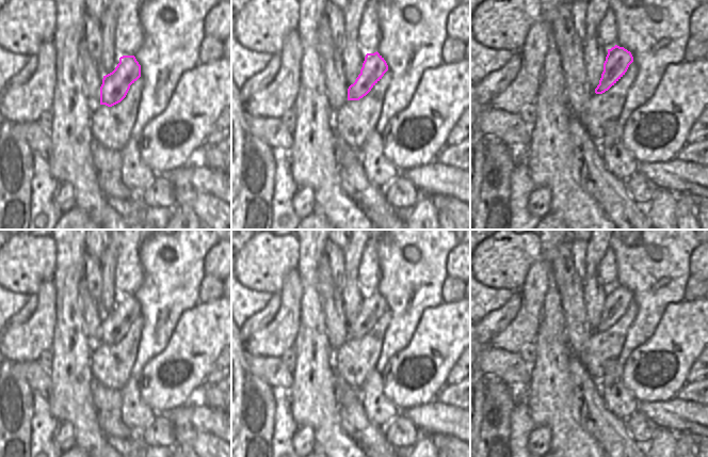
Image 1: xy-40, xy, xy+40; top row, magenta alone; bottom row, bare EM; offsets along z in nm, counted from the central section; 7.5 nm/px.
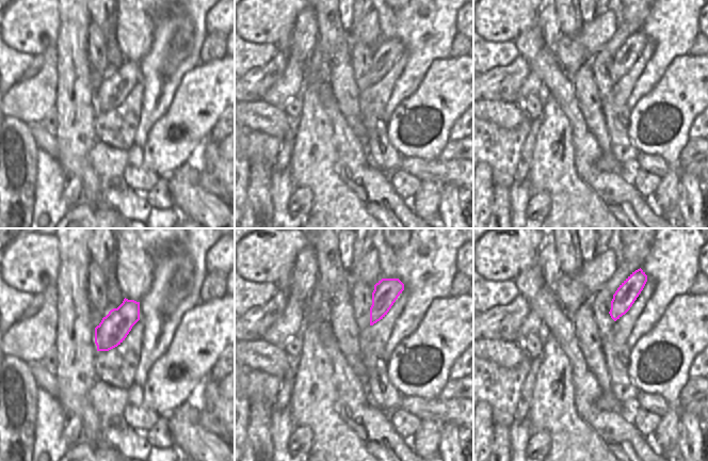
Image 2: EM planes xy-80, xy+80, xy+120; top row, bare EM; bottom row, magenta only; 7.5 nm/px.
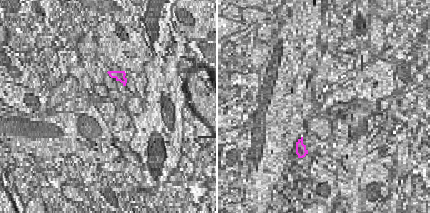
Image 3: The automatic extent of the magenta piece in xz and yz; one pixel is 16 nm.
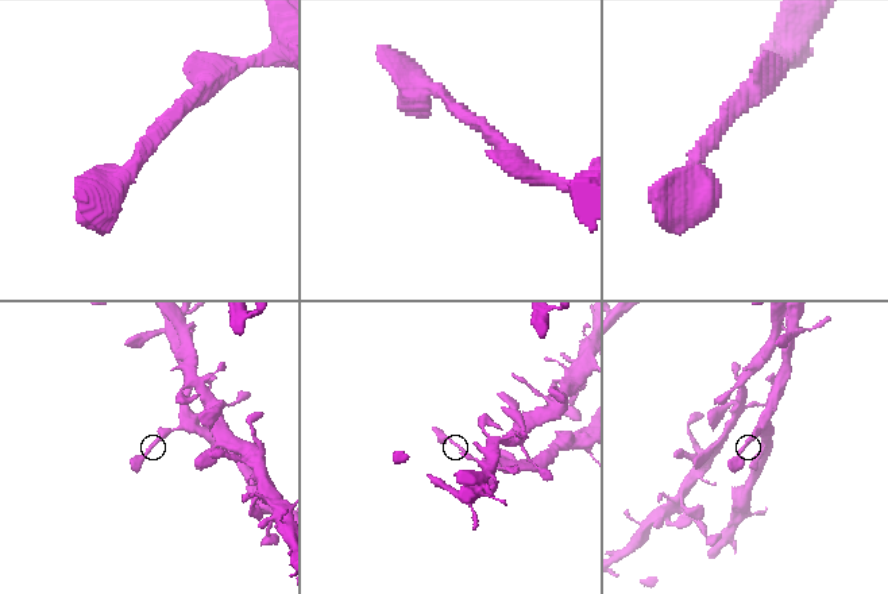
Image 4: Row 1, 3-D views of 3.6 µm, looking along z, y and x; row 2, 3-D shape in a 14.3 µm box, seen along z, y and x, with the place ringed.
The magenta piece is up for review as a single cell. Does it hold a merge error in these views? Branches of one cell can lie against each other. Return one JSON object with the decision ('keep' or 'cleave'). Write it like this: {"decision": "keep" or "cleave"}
{"decision": "cleave"}

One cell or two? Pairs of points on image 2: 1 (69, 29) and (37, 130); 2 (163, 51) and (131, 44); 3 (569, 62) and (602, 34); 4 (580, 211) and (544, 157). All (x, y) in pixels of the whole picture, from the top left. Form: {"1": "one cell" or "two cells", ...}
{"1": "two cells", "2": "two cells", "3": "one cell", "4": "one cell"}

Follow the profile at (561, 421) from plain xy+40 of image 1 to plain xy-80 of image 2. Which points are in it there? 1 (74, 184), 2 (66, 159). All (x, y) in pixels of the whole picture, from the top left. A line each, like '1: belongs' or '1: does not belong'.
1: does not belong
2: belongs

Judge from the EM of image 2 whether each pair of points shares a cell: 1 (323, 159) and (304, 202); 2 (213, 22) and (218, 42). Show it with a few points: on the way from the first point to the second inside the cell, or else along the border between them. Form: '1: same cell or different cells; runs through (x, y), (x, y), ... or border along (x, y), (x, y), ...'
1: different cells; border along (295, 186), (305, 186), (311, 192), (309, 215)
2: different cells; border along (208, 32), (221, 32), (223, 34)

